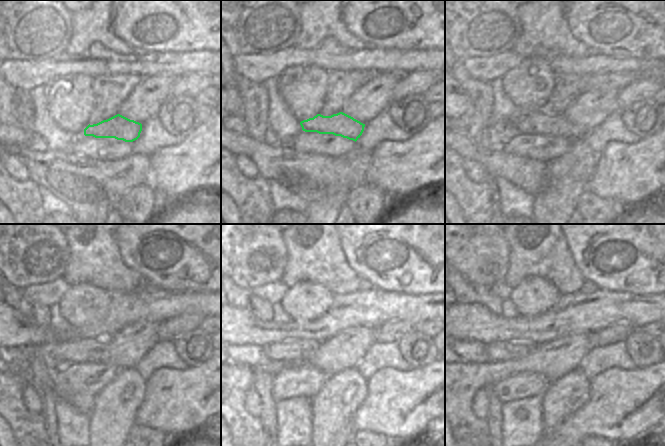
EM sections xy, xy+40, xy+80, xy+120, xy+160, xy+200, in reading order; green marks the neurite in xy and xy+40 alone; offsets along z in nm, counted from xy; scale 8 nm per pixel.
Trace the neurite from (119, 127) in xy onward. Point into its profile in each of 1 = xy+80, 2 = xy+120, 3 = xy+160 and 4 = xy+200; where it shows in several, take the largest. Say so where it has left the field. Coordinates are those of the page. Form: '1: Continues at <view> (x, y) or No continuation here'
1: Continues at xy+80 (542, 122)
2: Continues at xy+120 (77, 349)
3: Continues at xy+160 (289, 351)
4: Continues at xy+200 (497, 351)

